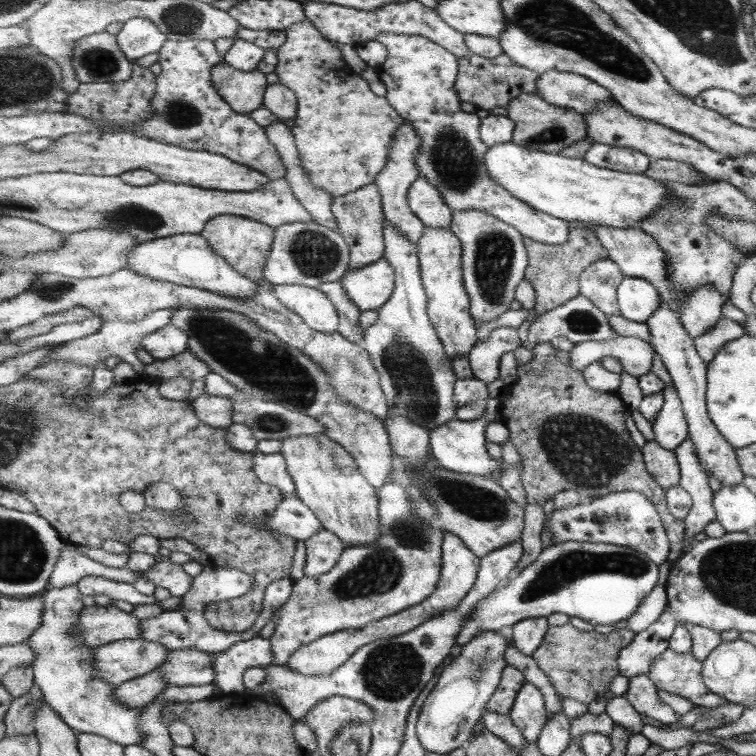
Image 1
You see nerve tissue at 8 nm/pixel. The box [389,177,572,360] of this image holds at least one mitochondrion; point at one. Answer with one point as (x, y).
(494, 256)

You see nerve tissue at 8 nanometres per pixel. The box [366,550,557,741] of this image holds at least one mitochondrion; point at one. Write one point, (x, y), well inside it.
(479, 671)

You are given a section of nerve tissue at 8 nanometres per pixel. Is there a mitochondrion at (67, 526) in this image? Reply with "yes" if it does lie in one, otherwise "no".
no

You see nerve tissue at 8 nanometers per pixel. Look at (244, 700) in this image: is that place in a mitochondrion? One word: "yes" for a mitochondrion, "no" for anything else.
no

